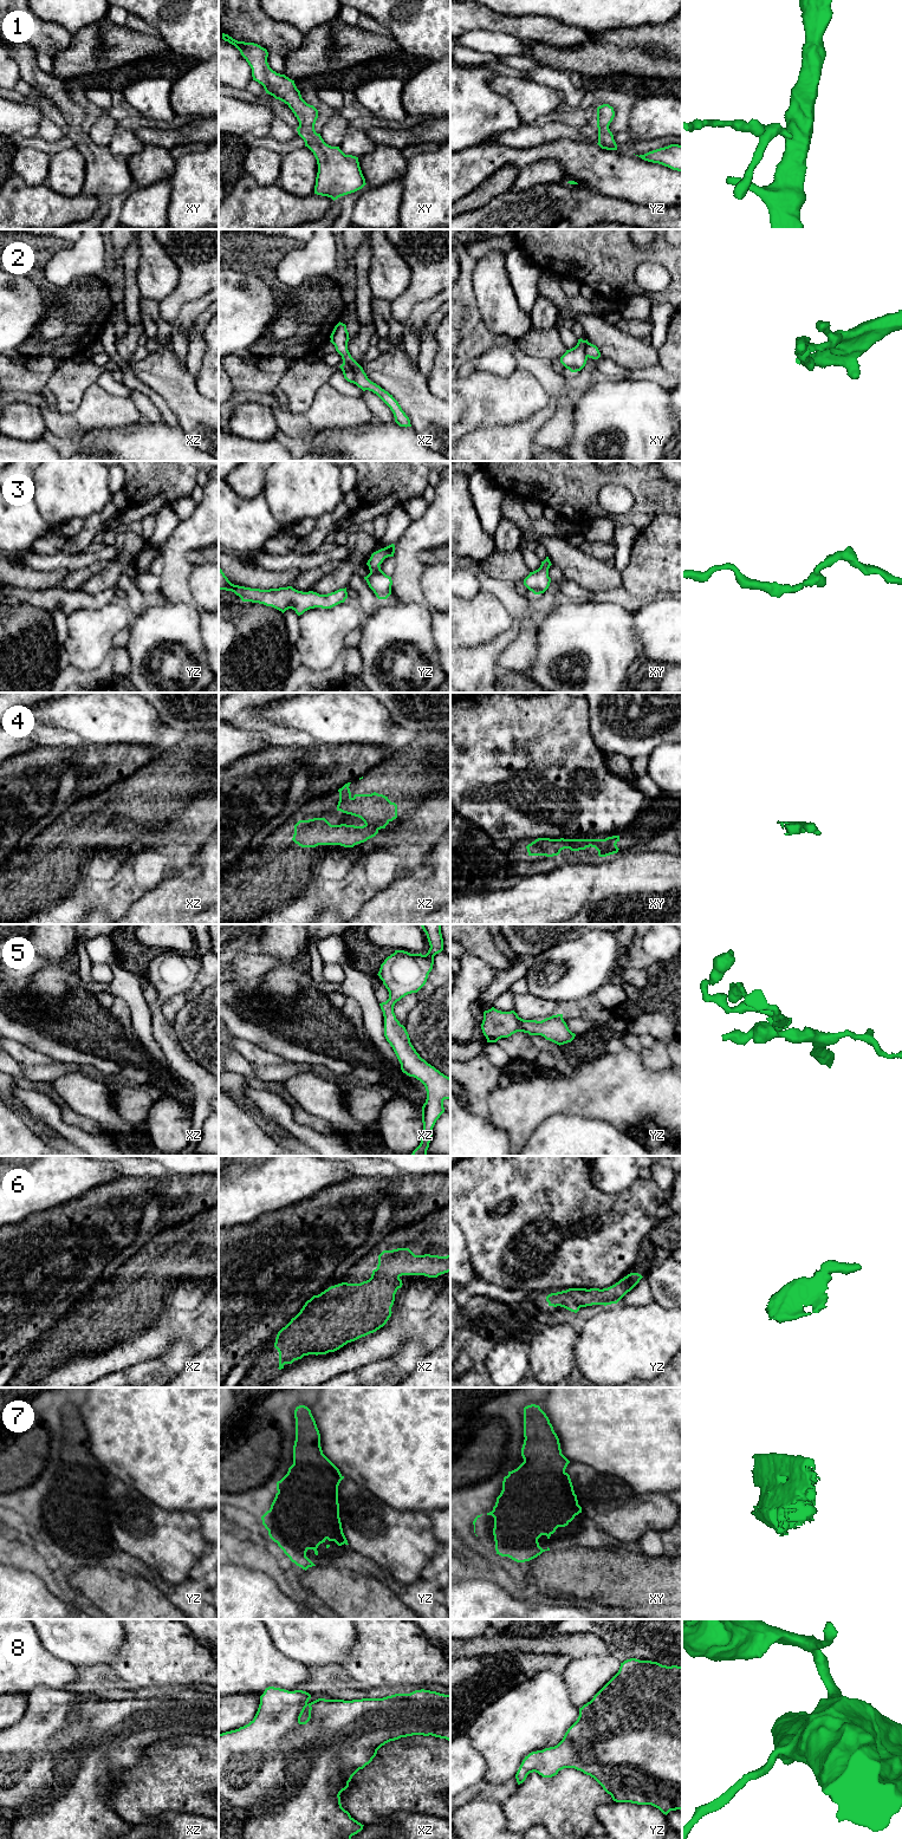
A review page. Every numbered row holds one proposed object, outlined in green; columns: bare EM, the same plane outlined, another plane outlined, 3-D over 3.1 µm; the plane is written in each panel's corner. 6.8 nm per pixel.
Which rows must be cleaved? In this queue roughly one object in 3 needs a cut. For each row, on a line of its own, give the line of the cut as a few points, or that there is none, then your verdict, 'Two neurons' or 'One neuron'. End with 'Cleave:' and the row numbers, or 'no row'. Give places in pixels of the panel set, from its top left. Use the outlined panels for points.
1: No split. One neuron
2: Split along xz (343, 363), (352, 371), (354, 382). Two neurons
3: No split. One neuron
4: No split. One neuron
5: No split. One neuron
6: No split. One neuron
7: No split. One neuron
8: No split. One neuron
Cleave: 2

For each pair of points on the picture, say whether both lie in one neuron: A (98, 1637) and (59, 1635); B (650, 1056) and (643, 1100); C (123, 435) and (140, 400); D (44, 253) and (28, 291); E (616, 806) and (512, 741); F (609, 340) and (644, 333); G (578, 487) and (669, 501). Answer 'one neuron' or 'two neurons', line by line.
A: one neuron
B: two neurons
C: two neurons
D: two neurons
E: one neuron
F: two neurons
G: one neuron

